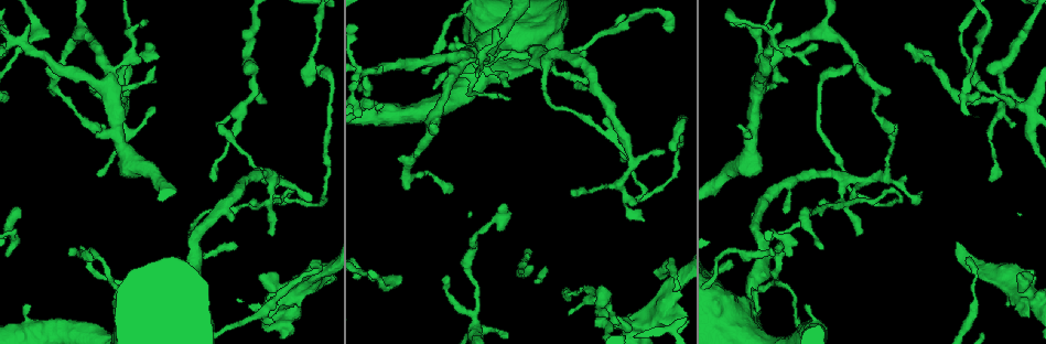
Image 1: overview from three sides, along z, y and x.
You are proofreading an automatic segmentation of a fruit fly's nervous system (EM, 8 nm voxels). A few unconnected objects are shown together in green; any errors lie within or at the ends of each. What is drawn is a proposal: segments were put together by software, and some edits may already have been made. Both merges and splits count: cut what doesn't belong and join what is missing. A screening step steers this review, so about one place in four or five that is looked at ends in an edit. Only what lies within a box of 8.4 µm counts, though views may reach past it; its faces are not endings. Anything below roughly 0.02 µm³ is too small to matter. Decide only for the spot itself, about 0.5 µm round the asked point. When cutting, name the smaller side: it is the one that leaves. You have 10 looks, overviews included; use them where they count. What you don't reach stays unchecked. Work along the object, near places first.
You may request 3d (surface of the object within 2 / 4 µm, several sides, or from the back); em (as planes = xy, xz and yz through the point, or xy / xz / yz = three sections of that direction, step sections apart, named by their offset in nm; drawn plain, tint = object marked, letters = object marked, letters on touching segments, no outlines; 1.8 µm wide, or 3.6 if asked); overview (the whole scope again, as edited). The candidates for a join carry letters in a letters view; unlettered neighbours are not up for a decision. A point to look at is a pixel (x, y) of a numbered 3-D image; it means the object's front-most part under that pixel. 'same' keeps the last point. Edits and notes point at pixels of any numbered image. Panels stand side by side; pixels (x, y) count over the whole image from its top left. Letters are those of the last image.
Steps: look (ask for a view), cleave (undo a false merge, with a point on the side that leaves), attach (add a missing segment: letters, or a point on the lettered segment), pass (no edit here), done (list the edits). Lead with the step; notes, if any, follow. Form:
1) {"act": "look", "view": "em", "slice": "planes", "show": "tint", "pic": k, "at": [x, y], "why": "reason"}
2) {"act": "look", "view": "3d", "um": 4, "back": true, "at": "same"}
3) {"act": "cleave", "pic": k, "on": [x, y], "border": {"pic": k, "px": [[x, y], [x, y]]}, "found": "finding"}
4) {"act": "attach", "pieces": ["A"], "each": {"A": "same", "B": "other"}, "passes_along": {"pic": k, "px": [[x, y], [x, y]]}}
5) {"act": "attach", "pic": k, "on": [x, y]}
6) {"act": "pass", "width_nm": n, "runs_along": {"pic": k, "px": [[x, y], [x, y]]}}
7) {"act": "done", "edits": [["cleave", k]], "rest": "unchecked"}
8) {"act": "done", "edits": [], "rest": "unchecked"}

{"act": "look", "view": "em", "um": 3.6, "slice": "planes", "show": "letters", "pic": 1, "at": [629, 322], "why": "sudden change in width"}

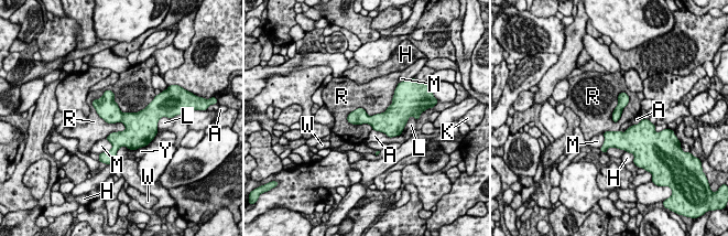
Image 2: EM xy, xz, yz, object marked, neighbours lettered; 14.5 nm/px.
{"act": "pass", "each": {"A": "other", "H": "other", "K": "other", "L": "other", "M": "other", "R": "other", "W": "other", "Y": "other"}, "border": {"pic": 2, "px": [[394, 90], [346, 120]]}, "found": "all the same neuron"}

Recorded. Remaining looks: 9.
{"act": "look", "view": "em", "slice": "planes", "show": "letters", "pic": 1, "at": [615, 323], "why": "branch stops here"}

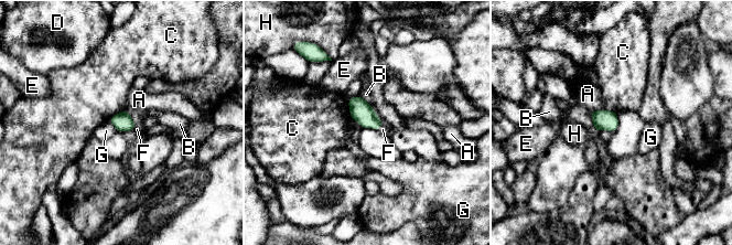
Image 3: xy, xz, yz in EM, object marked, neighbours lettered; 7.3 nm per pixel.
{"act": "attach", "pic": 3, "on": [137, 129], "each": {"A": "other", "B": "other", "C": "other", "D": "other", "E": "other", "F": "same", "G": "other", "H": "other"}, "passes_along": {"pic": 3, "px": [[122, 121], [133, 127], [137, 129]]}, "found": "the neuron continues"}

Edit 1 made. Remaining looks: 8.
{"act": "look", "view": "3d", "um": 4, "pic": 1, "at": [890, 131], "why": "tapers out"}

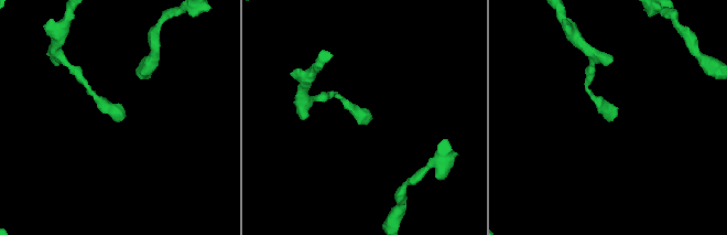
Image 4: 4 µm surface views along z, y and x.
{"act": "look", "view": "em", "slice": "xy", "step": 4, "show": "letters", "pic": 4, "at": [125, 114]}

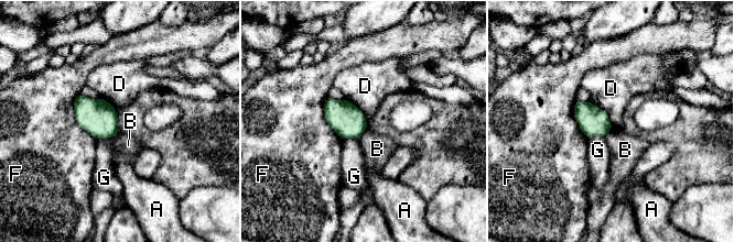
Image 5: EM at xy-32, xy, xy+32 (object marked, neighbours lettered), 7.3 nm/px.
{"act": "look", "view": "em", "slice": "yz", "step": 8, "show": "letters", "at": "same", "why": "cut it another way"}

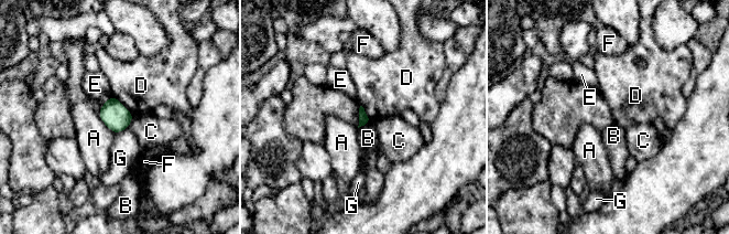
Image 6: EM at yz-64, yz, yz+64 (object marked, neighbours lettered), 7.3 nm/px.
{"act": "pass", "each": {"A": "other", "B": "other", "C": "other", "D": "other", "E": "other", "F": "other", "G": "other"}, "border": {"pic": 6, "px": [[111, 95], [133, 115]]}, "found": "none of them fits"}

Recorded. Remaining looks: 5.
{"act": "look", "view": "em", "slice": "planes", "show": "letters", "pic": 1, "at": [757, 291]}

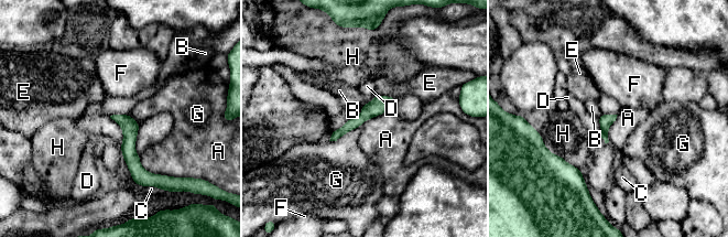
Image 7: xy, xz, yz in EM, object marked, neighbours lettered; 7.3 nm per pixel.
{"act": "pass", "width_nm": 100, "longest_contact_nm": ["H", 460], "each": {"A": "other", "B": "other", "C": "other", "D": "other", "E": "other", "F": "other", "G": "other", "H": "other"}, "found": "continuous, no second neuron"}

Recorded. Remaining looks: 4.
{"act": "done", "edits": [["attach", 3]], "rest": "unchecked"}

